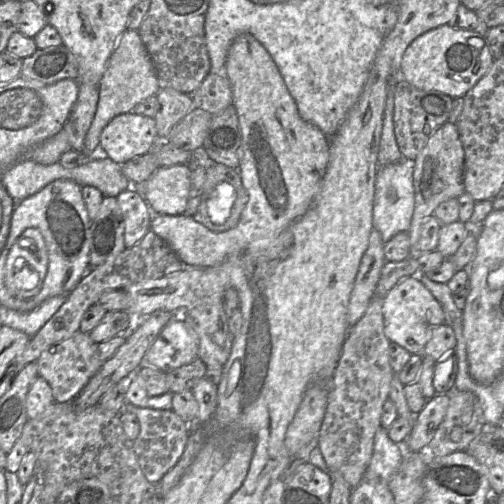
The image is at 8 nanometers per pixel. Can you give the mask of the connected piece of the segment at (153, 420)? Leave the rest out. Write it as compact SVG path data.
M125 404L123 410L137 418L140 430L133 441L132 448L145 479L150 484L155 484L176 465L182 456L191 428L172 410L156 410L130 404Z

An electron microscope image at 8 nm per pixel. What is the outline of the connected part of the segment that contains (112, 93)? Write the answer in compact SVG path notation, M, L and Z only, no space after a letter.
M126 29L118 39L99 82L99 99L96 113L84 140L86 159L92 158L99 153L101 132L113 118L131 112L139 103L149 97L156 97L159 89L153 61L139 33L135 30Z

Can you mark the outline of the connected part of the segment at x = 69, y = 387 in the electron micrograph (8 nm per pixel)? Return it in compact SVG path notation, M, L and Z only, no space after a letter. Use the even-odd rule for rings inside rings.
M77 331L70 338L41 354L36 361L38 376L50 386L55 402L72 402L98 372L104 362L100 361L97 348L98 344L90 338L88 333Z

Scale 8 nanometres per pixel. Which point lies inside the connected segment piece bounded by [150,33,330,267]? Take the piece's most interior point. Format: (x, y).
(283, 159)

